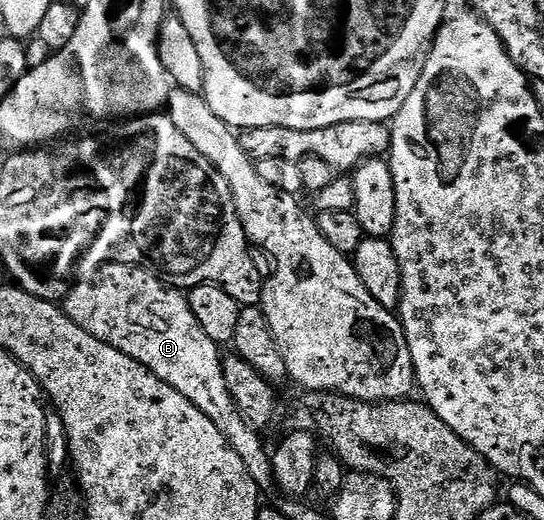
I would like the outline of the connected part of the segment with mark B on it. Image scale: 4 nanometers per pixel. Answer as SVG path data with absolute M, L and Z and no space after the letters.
M110 264L102 266L96 274L78 281L63 300L63 309L71 320L75 320L75 324L79 324L79 328L83 328L83 332L91 332L91 336L103 340L103 344L111 344L111 348L119 348L119 352L131 356L131 360L139 360L139 364L159 376L159 380L171 384L171 388L187 396L187 400L191 400L191 404L195 404L195 408L199 408L199 412L206 414L219 428L219 432L223 432L231 448L239 452L243 464L247 464L247 472L251 472L251 480L255 480L258 491L274 489L270 447L265 447L264 440L257 435L260 433L241 415L225 379L225 363L223 354L217 351L220 350L218 343L213 342L211 336L203 332L203 328L199 328L199 320L195 320L195 312L191 312L189 299L182 291L176 286L168 286L156 274L140 266Z

